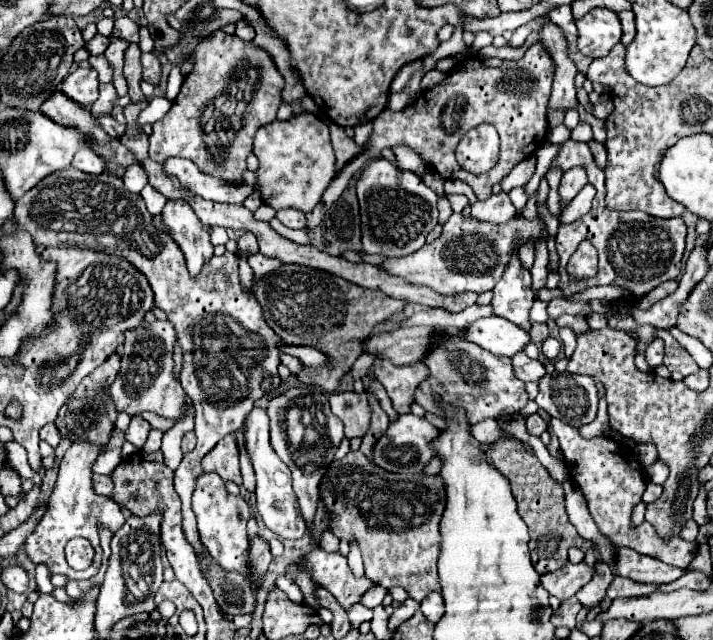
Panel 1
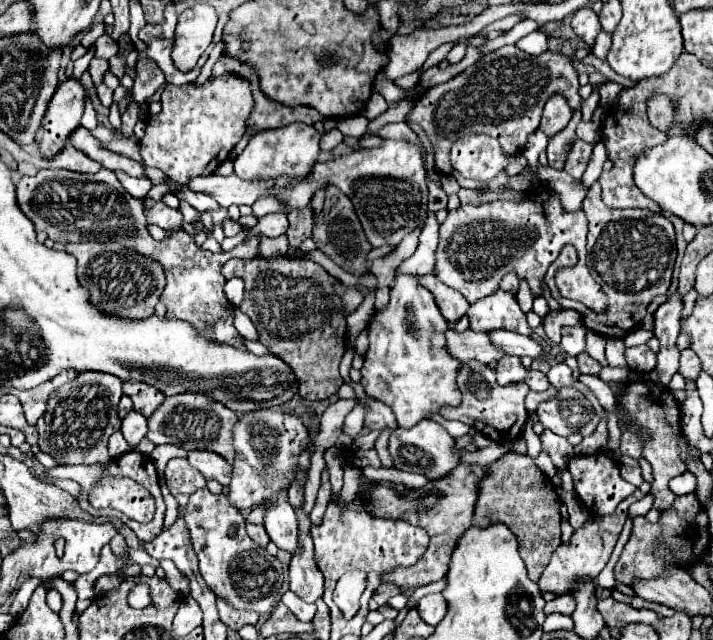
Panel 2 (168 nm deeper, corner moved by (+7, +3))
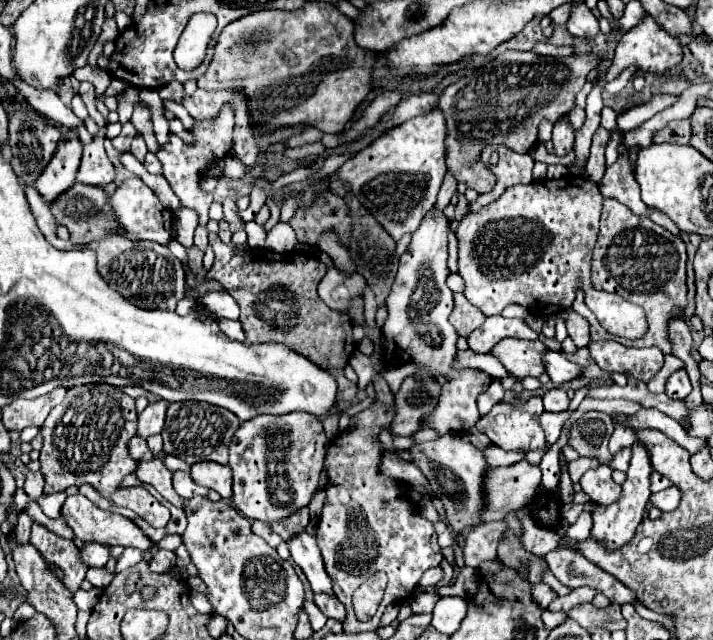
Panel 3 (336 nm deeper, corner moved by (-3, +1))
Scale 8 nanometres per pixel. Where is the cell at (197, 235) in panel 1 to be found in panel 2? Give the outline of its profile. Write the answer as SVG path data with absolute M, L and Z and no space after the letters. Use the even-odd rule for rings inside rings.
M156 202L152 208L144 208L146 224L156 224L164 230L178 230L182 228L182 212L168 208L164 202Z

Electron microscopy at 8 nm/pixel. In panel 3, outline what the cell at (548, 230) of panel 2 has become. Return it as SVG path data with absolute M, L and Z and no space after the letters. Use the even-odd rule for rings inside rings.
M566 176L566 180L544 180L544 182L552 182L552 188L548 184L542 184L542 182L532 182L532 184L518 184L518 186L512 186L508 188L496 202L488 204L488 206L482 206L478 212L470 212L466 214L462 220L460 220L460 226L456 230L456 236L458 236L458 274L464 278L464 284L466 284L466 290L464 290L464 296L478 308L482 310L486 316L492 316L492 314L500 314L508 304L522 304L526 306L530 312L534 312L536 316L550 316L554 312L562 312L564 308L568 308L572 302L574 302L574 292L578 288L578 284L584 288L584 302L586 306L596 314L598 322L610 332L610 334L616 334L616 336L624 336L624 338L640 338L644 332L646 332L646 318L644 318L644 312L630 304L628 300L624 300L622 296L614 294L614 292L600 292L600 290L594 290L592 286L592 280L590 280L590 262L592 262L592 248L596 244L596 238L598 238L598 226L600 226L600 210L602 210L602 200L604 196L600 194L598 186L590 180L578 180L582 176Z

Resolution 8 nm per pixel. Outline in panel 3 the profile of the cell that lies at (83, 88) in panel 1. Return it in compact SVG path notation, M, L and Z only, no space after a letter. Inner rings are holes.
M64 128L64 138L58 142L56 152L52 154L50 162L46 164L44 172L36 180L38 192L52 202L58 194L68 190L76 182L76 170L82 158L82 142L74 128Z

